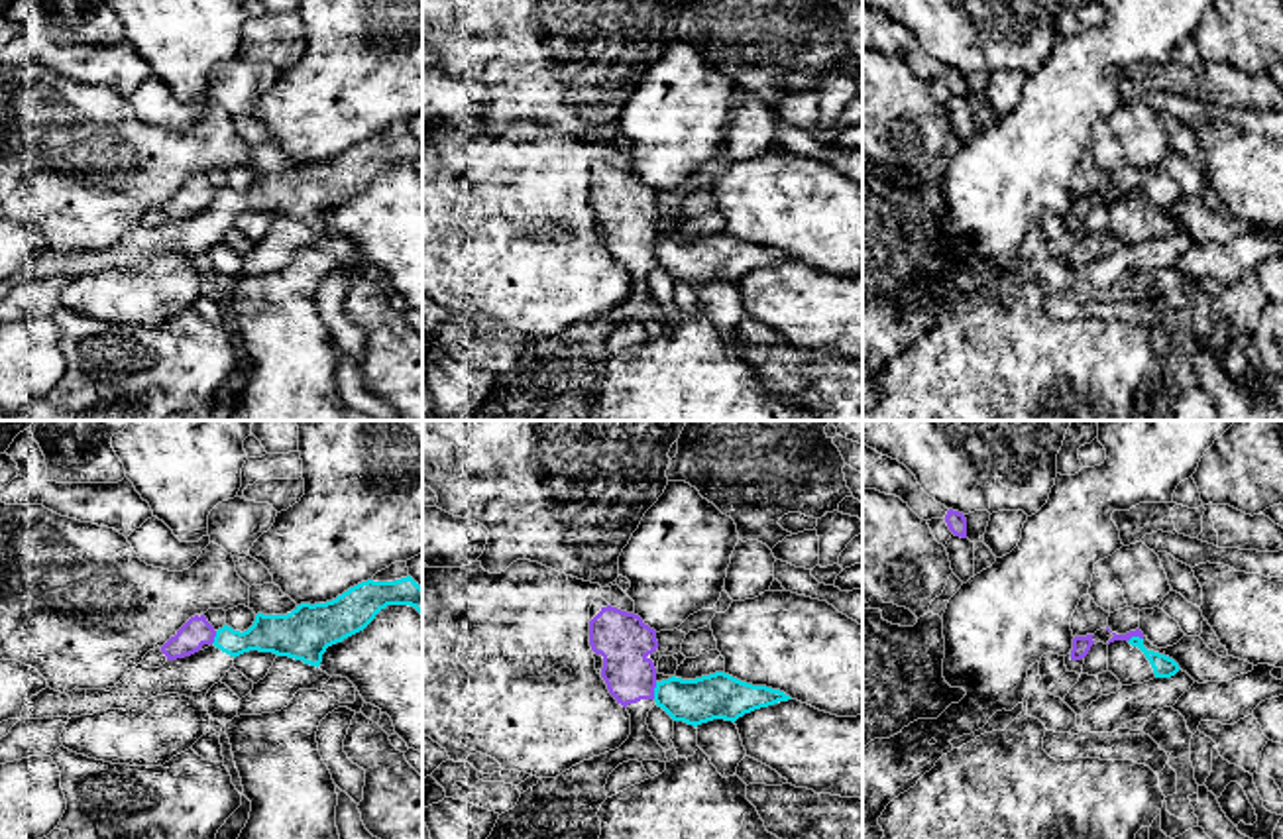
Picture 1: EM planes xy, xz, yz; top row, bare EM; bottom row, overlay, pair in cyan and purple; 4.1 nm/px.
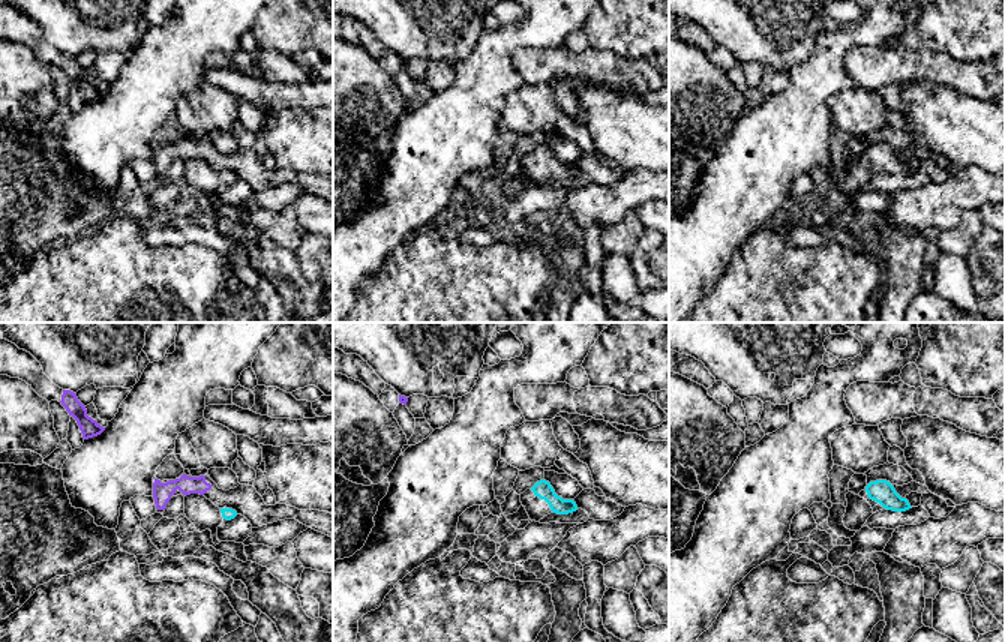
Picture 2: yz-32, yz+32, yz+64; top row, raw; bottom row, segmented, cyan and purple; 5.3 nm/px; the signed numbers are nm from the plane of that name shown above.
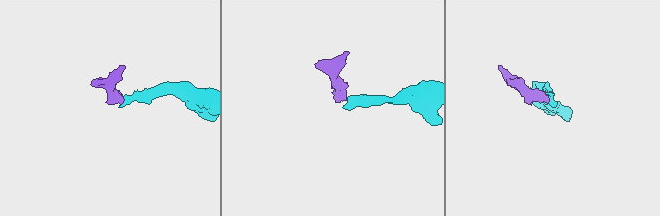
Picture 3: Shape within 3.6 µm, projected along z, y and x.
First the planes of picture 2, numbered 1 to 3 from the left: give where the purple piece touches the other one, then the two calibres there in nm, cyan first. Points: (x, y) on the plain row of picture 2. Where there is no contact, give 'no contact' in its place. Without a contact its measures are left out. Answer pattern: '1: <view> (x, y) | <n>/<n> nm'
1: no contact
2: no contact
3: no contact

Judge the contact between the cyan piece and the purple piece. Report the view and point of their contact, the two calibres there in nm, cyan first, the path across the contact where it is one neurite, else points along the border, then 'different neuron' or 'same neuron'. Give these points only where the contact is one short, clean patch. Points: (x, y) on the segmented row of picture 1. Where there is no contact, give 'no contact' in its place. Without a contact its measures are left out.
meets cyan in xz at (655, 690); 190 nm thick on the cyan side, 220 nm on the other; border along xz (657, 682), (653, 698); different neuron

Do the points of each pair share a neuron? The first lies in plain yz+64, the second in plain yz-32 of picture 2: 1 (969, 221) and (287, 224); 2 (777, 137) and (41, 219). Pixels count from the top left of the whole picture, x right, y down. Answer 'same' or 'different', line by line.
1: same
2: different

